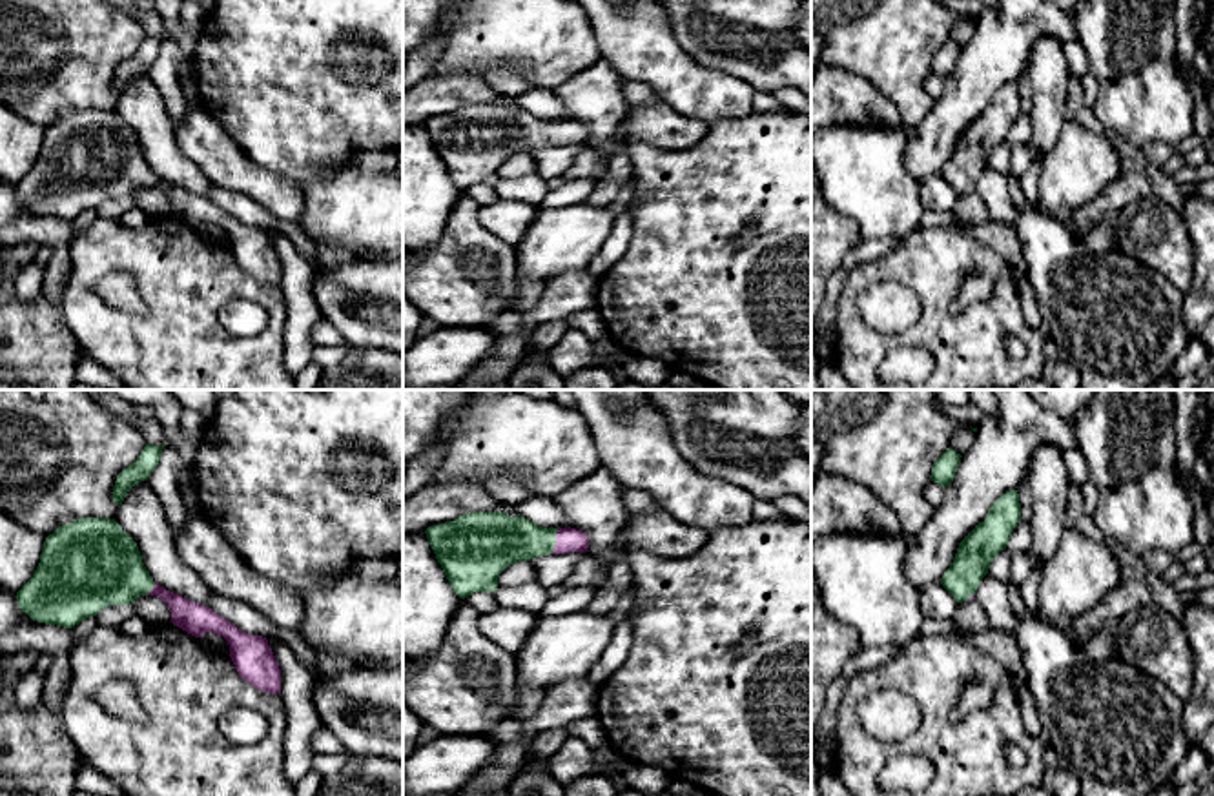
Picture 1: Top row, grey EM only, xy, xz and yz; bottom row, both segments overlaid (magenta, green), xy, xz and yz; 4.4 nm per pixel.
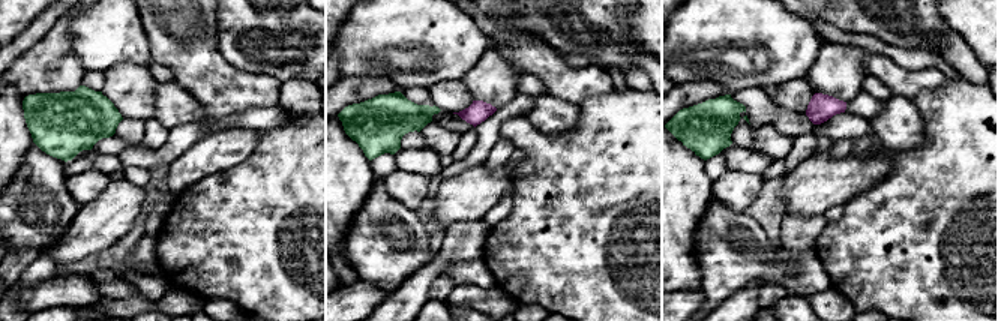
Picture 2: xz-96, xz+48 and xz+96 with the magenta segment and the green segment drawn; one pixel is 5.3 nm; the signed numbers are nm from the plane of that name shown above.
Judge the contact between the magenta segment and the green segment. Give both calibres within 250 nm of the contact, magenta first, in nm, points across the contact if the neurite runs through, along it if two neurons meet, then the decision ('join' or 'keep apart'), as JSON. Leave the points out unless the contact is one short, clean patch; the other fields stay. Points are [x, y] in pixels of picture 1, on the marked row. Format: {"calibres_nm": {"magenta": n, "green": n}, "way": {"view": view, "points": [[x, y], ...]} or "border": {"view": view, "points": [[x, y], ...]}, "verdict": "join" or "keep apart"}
{"calibres_nm": {"magenta": 110, "green": 240}, "way": {"view": "xz", "points": [[567, 540], [556, 541], [500, 540]]}, "verdict": "join"}

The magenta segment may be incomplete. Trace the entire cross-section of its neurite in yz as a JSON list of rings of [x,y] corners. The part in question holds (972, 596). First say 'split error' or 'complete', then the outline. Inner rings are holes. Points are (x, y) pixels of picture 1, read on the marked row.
split error; [[[1010,490],[992,505],[986,519],[959,543],[953,563],[941,581],[957,603],[975,599],[973,594],[988,574],[990,563],[1006,548],[1019,521],[1019,494]]]

